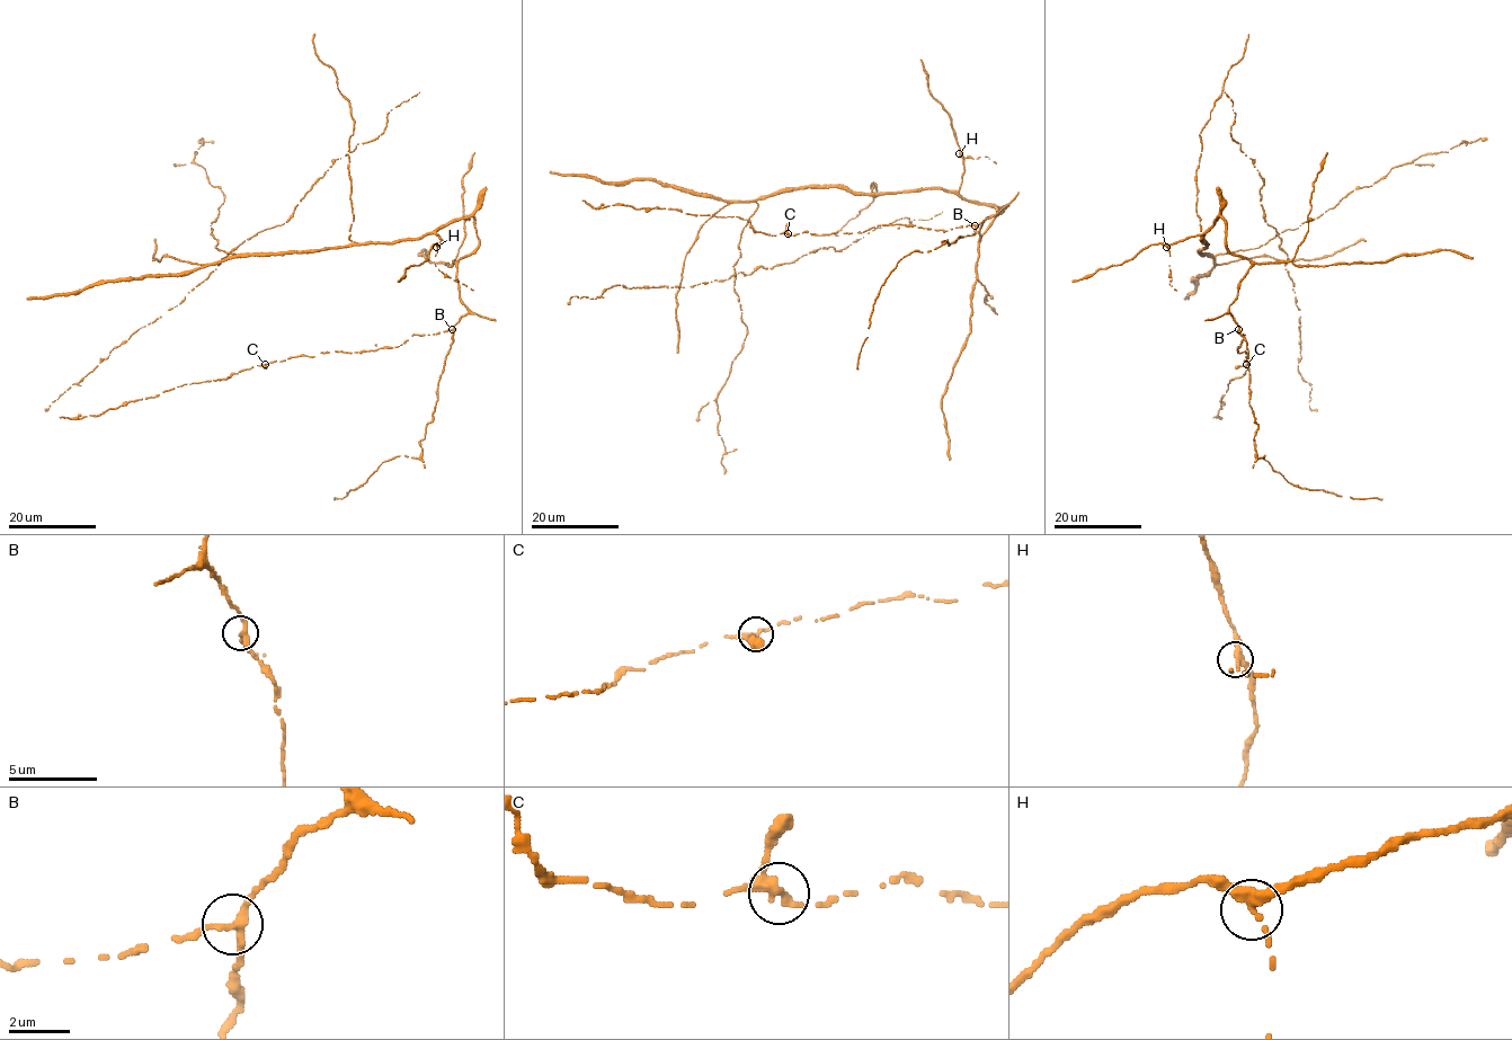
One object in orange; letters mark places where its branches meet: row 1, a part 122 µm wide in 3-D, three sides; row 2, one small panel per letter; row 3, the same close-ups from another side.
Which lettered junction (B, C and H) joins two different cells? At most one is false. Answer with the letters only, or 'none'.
none

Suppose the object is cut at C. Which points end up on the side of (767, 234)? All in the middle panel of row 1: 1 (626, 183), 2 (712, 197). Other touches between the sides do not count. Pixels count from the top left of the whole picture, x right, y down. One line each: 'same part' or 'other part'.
1: other part
2: other part

